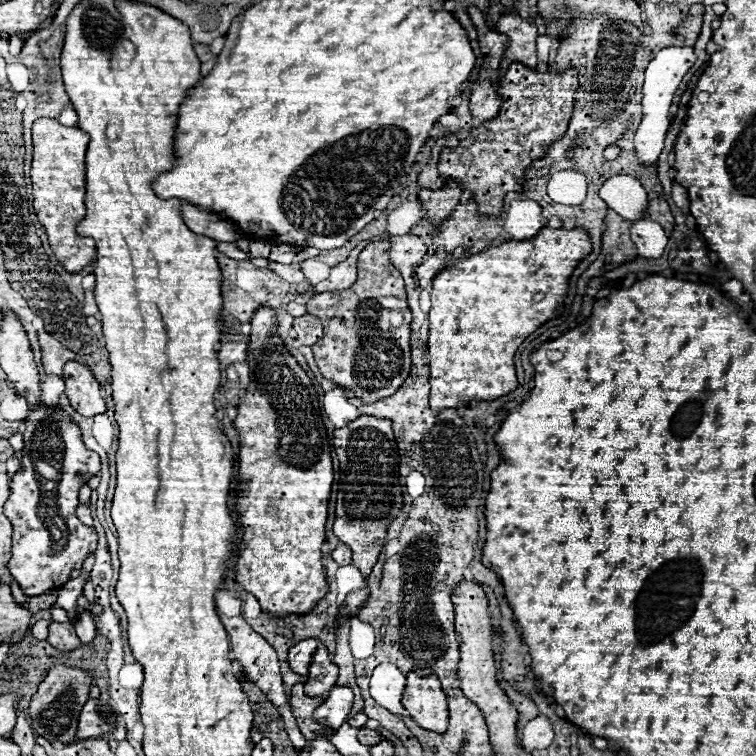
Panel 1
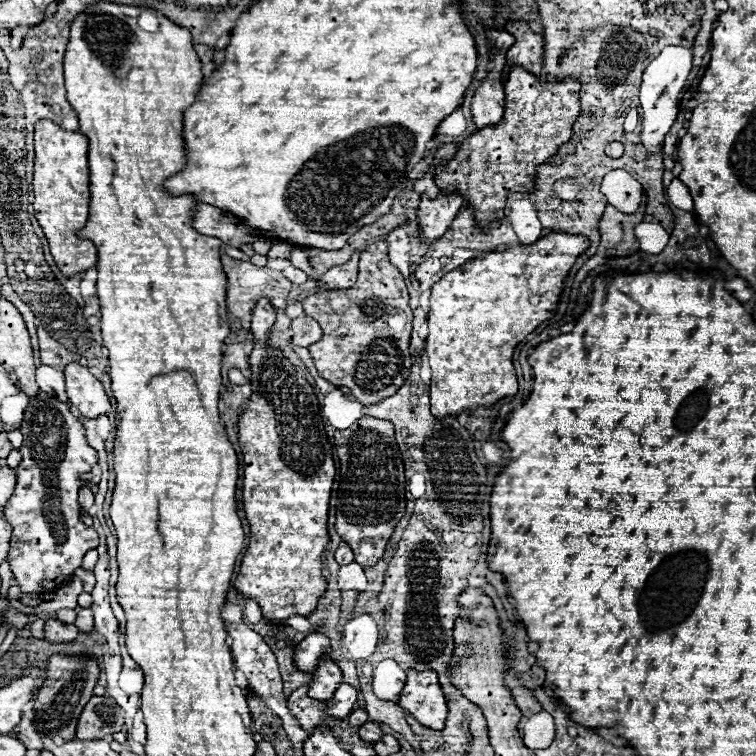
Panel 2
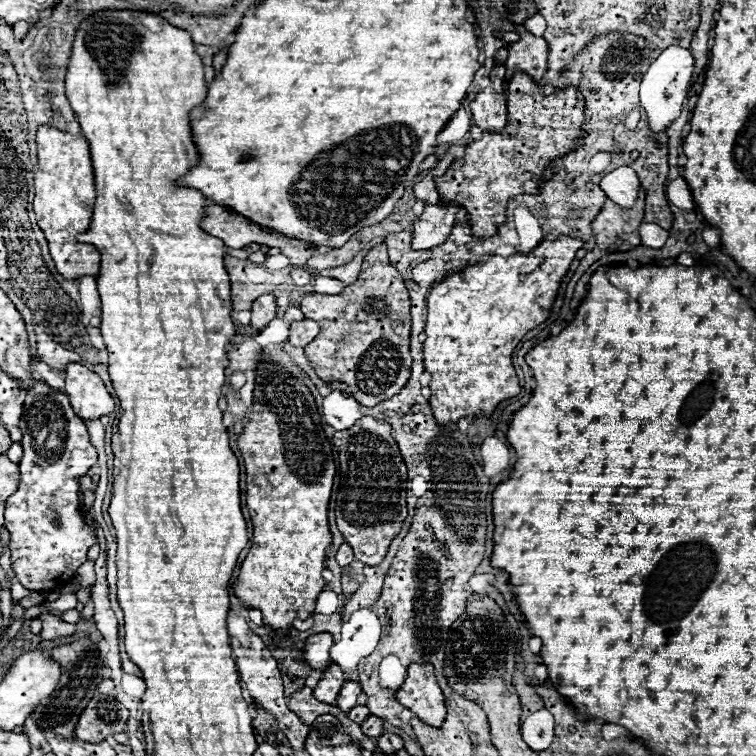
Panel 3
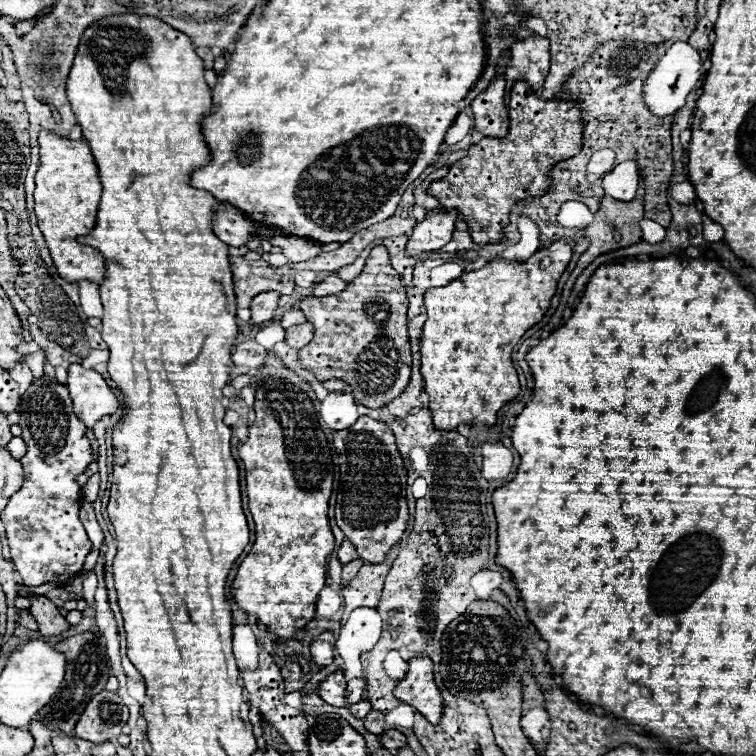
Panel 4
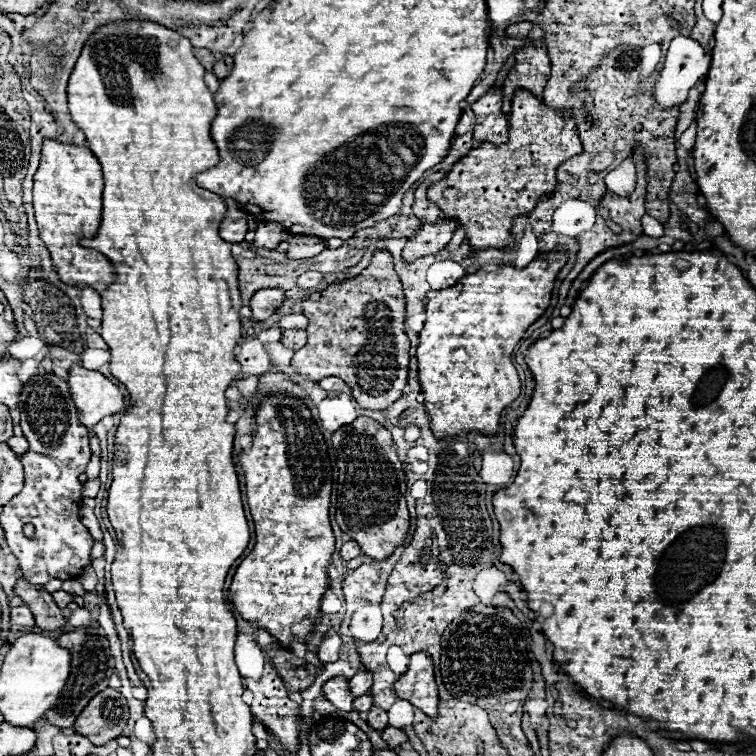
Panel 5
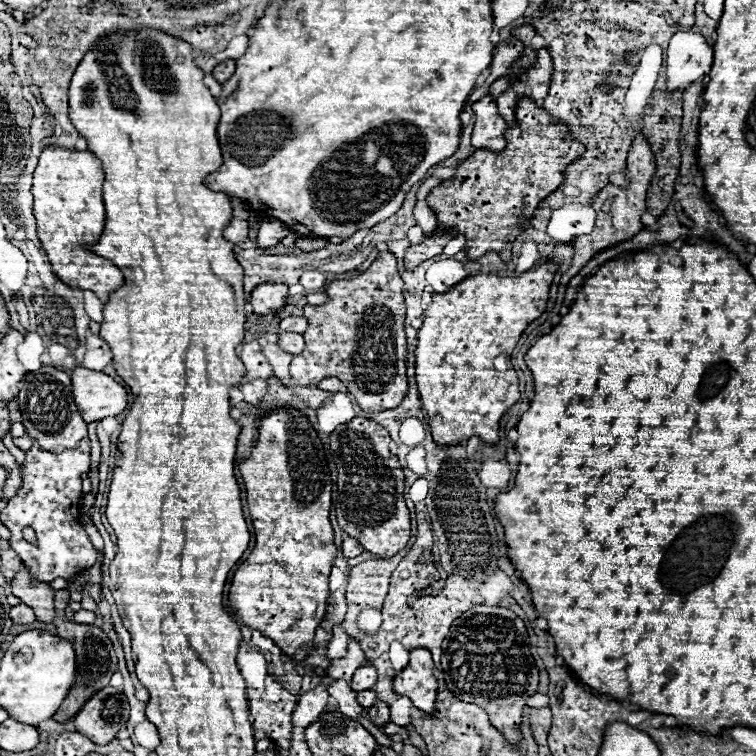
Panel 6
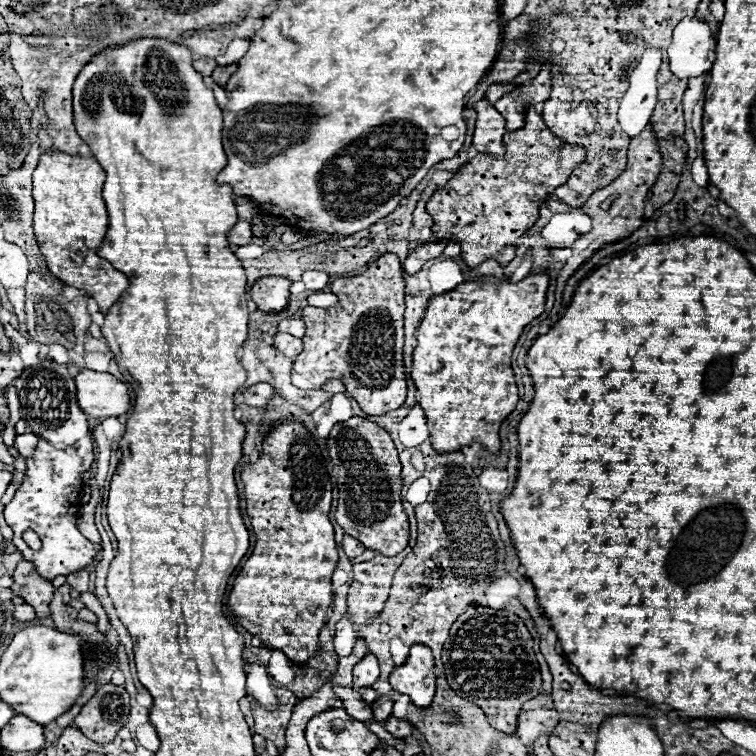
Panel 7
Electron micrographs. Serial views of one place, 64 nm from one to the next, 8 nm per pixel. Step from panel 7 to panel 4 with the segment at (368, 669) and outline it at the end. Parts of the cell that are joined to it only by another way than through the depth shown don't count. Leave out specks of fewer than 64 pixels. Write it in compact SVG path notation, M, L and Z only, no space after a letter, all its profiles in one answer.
M356 678L356 680L348 680L348 704L354 704L358 700L362 700L362 694L364 694L364 688L366 688L366 680L364 678Z

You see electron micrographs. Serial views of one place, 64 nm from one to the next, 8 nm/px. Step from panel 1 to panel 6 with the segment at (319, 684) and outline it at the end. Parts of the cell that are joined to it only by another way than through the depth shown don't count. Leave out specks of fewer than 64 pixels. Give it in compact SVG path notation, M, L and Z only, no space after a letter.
M336 680L328 686L328 694L332 696L332 700L338 704L338 710L344 712L350 718L362 718L366 708L360 708L360 704L356 702L356 692L352 692L350 684L344 680Z

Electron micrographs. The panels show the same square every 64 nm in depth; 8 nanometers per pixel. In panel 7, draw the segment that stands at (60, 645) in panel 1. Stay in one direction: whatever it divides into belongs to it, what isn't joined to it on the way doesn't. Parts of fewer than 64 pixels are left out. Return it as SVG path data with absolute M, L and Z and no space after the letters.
M20 560L14 568L14 586L16 596L22 596L26 604L34 606L36 616L48 618L50 616L50 600L54 594L54 586L50 580L44 580L42 576L36 576L36 568L32 568L32 562Z

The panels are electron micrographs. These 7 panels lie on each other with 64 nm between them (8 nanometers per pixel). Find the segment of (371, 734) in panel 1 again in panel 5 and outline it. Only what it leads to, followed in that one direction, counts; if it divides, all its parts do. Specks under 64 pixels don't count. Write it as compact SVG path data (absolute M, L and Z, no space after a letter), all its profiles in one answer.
M372 706L372 710L368 712L368 724L370 724L374 730L384 730L384 728L388 726L388 712L382 710L382 708Z

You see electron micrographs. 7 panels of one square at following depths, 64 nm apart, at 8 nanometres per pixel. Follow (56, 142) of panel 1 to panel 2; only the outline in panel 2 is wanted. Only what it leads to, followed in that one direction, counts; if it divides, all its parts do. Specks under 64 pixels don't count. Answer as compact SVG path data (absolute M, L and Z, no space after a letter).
M40 120L34 130L34 144L34 212L48 238L54 262L64 276L88 272L98 262L98 250L92 242L76 236L78 230L86 226L90 208L88 138L80 132L68 132L50 120Z

